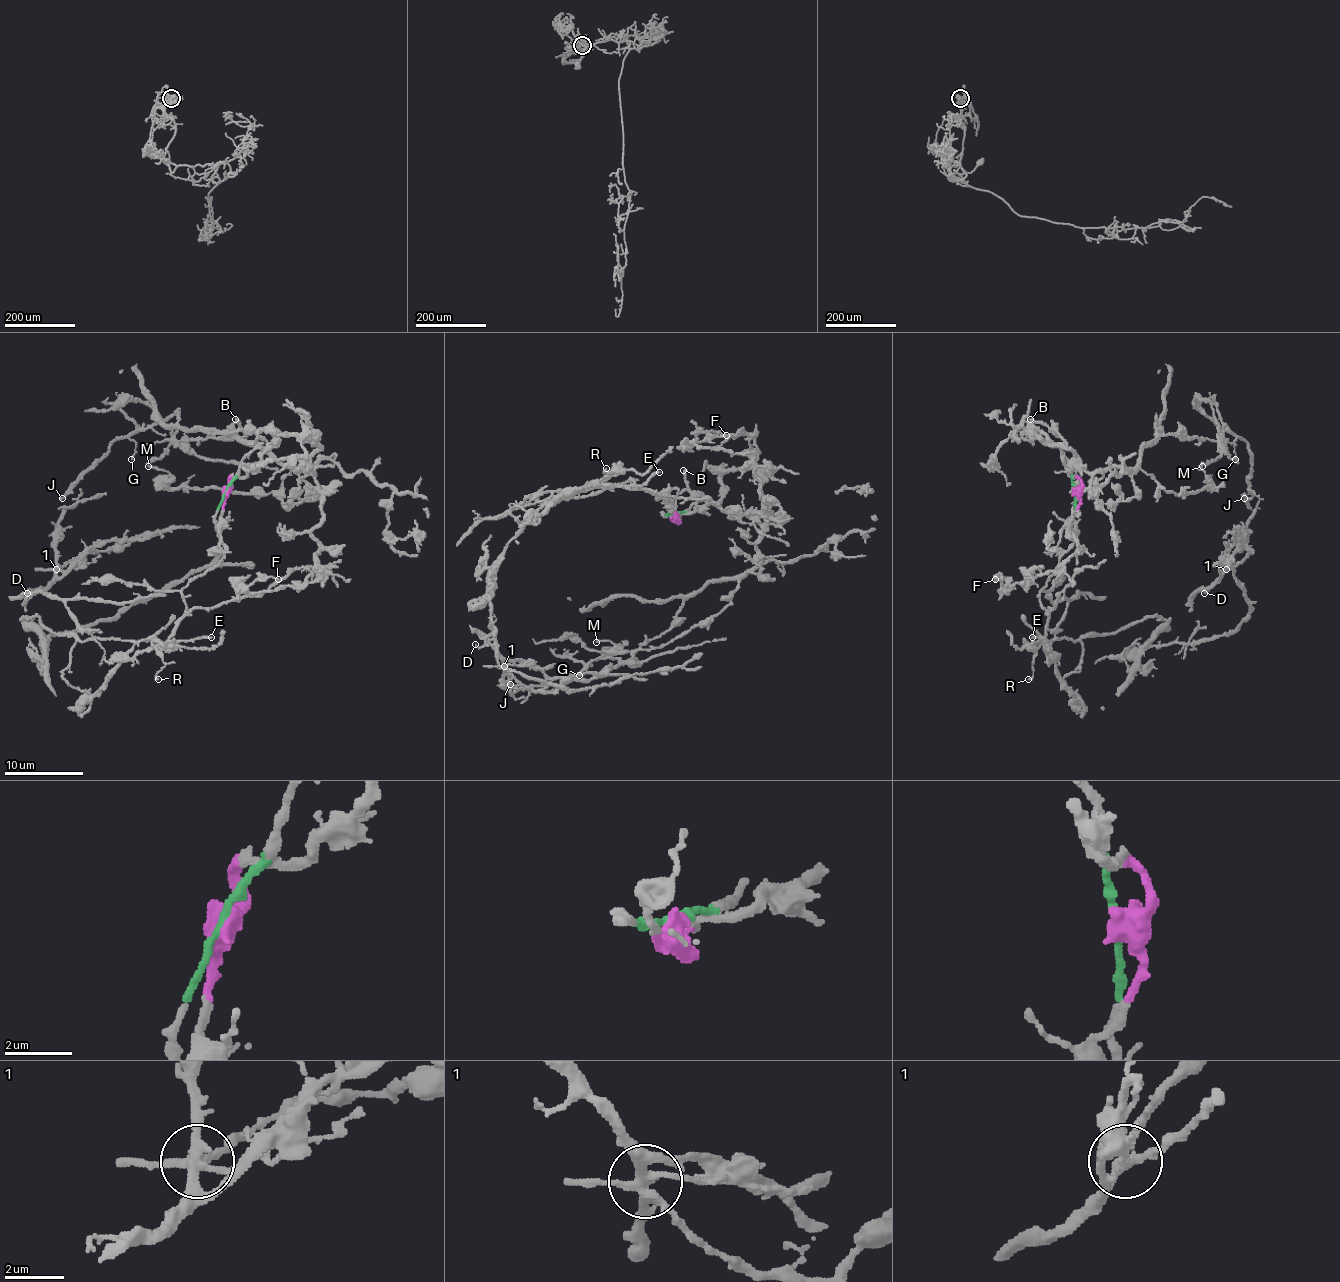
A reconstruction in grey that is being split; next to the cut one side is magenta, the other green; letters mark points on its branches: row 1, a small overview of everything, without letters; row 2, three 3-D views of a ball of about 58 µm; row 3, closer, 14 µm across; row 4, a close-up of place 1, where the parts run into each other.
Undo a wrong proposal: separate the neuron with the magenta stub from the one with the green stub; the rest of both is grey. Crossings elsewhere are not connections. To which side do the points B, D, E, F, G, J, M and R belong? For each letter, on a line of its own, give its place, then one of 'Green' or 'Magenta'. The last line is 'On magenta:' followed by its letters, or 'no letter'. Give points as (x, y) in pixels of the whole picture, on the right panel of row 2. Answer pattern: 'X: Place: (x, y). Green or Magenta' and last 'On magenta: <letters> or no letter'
B: Place: (1030, 419). Magenta
D: Place: (1204, 593). Magenta
E: Place: (1032, 637). Green
F: Place: (995, 579). Magenta
G: Place: (1235, 459). Magenta
J: Place: (1244, 498). Magenta
M: Place: (1202, 466). Magenta
R: Place: (1028, 679). Green
On magenta: B, D, F, G, J, M

